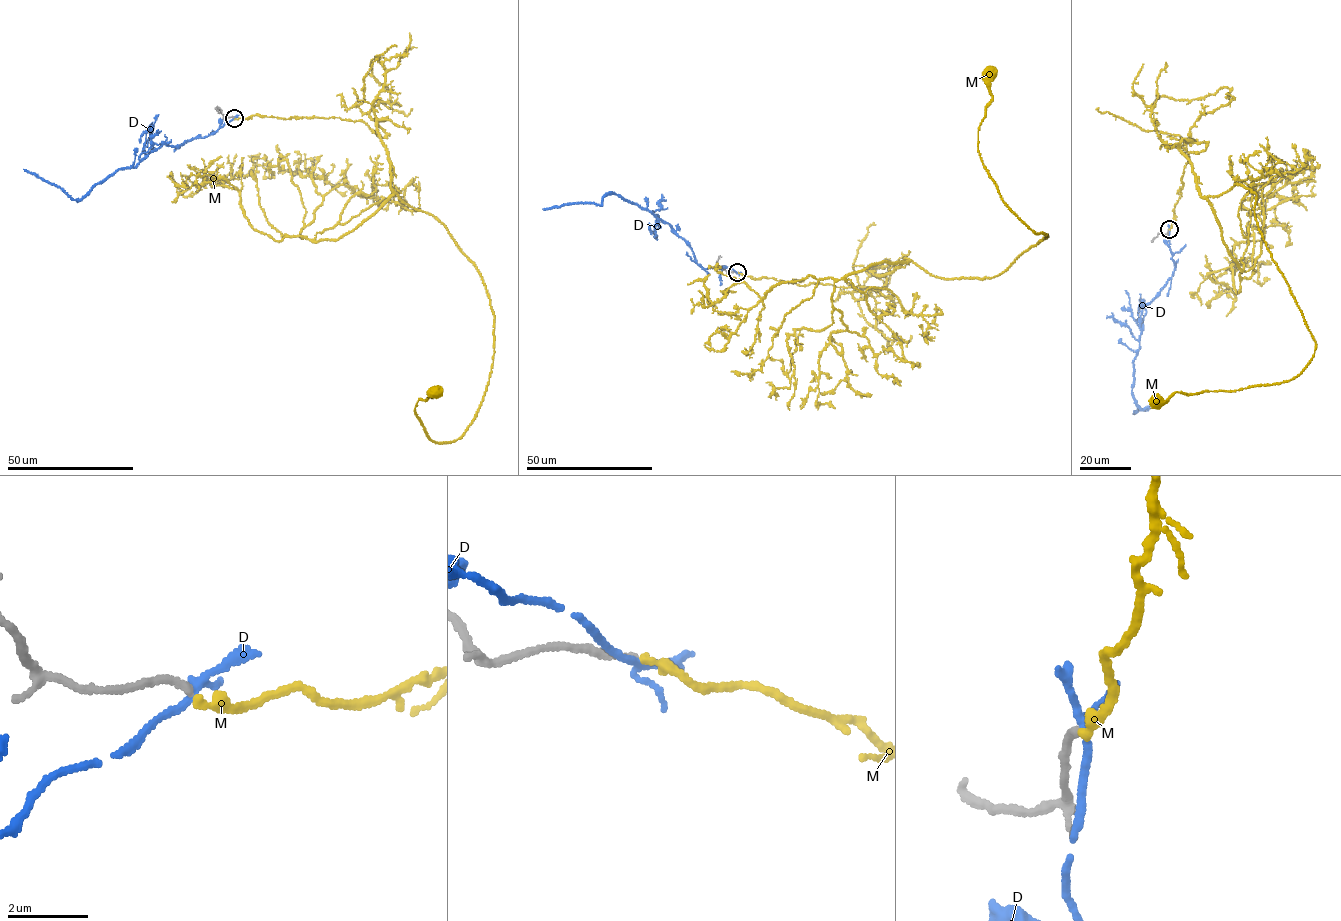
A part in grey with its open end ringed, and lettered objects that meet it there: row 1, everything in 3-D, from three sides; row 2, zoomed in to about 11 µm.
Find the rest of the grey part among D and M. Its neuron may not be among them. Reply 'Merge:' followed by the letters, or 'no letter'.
Merge: M

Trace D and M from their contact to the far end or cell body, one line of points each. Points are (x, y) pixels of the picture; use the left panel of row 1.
D: (233, 118), (207, 136), (178, 146), (162, 144), (79, 199), (24, 169)
M: (234, 118), (384, 137), (387, 117), (390, 186), (441, 222), (493, 314), (456, 439), (414, 410), (435, 394)

